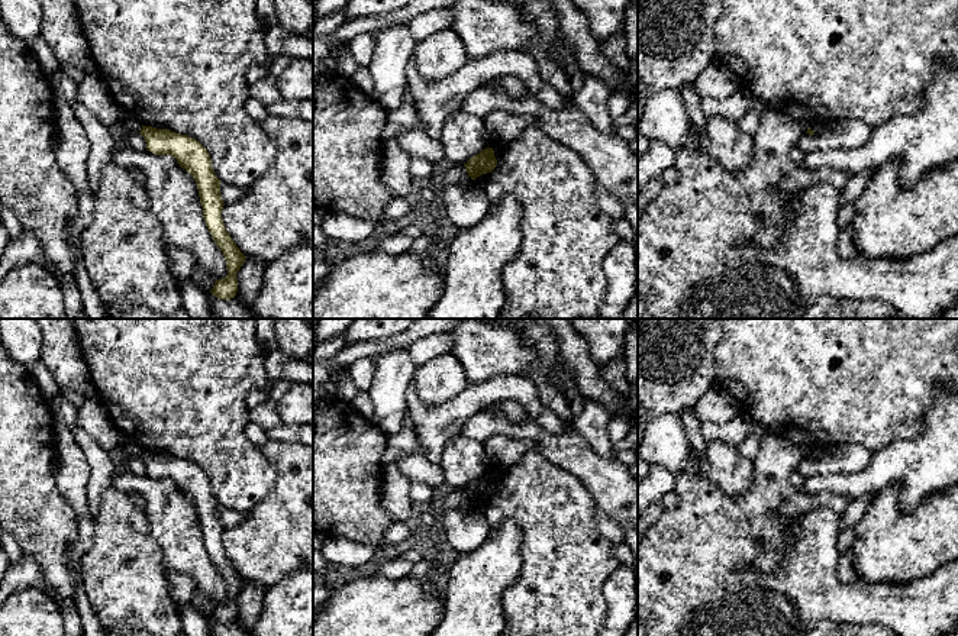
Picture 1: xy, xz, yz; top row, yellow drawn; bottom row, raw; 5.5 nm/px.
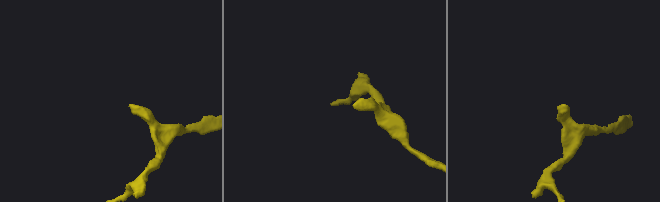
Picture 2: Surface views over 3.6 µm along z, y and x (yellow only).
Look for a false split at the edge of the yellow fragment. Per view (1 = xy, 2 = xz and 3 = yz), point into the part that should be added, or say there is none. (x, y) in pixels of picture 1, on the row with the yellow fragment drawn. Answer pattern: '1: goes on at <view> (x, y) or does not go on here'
1: does not go on here
2: does not go on here
3: does not go on here

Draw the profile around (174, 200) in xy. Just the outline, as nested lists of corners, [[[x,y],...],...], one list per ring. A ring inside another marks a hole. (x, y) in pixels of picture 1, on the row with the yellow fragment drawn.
[[[116,148],[112,161],[143,171],[151,212],[162,227],[164,248],[188,251],[200,272],[216,280],[225,278],[226,259],[206,226],[193,175],[181,168],[174,156],[149,151]]]

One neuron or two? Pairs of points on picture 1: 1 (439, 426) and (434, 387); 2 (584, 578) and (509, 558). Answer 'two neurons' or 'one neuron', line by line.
1: two neurons
2: two neurons

